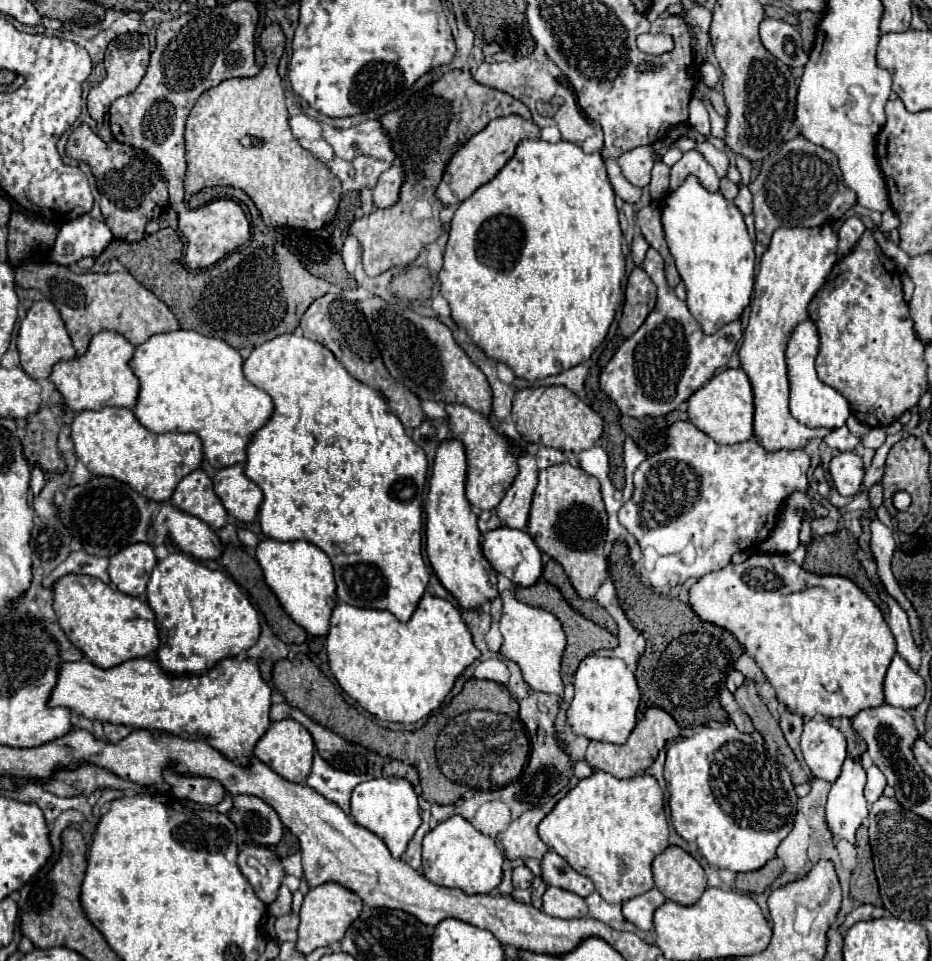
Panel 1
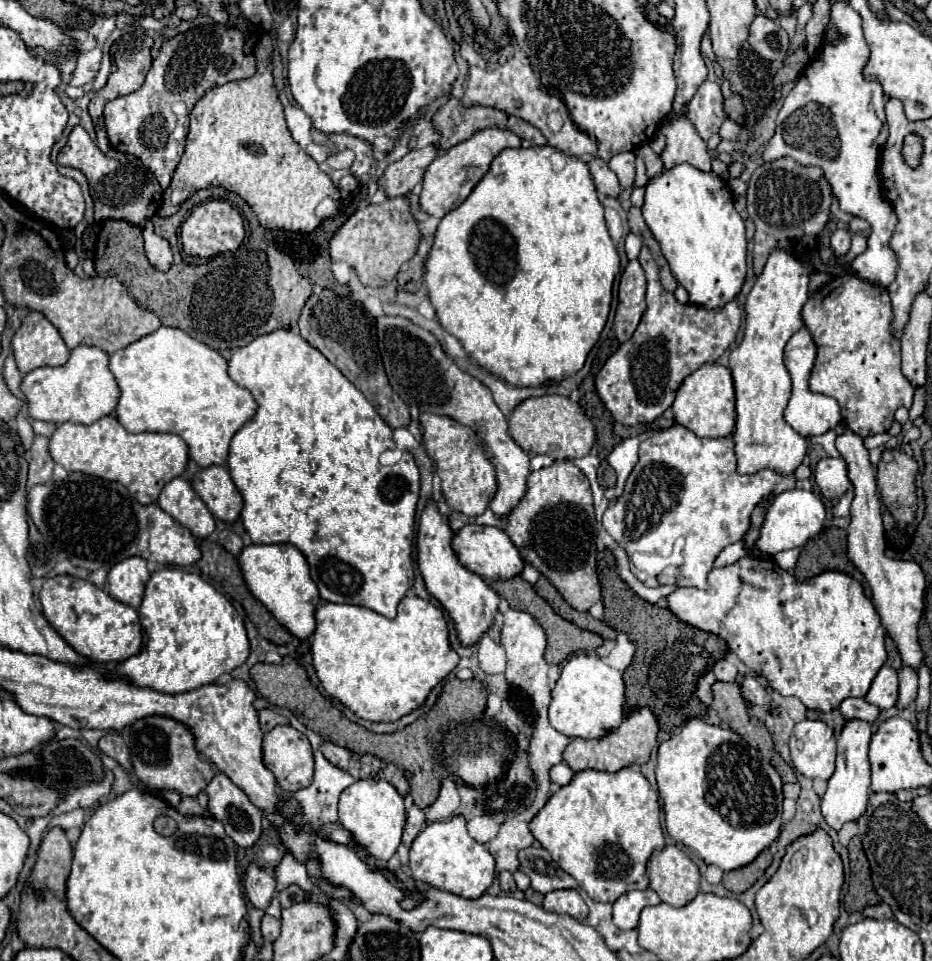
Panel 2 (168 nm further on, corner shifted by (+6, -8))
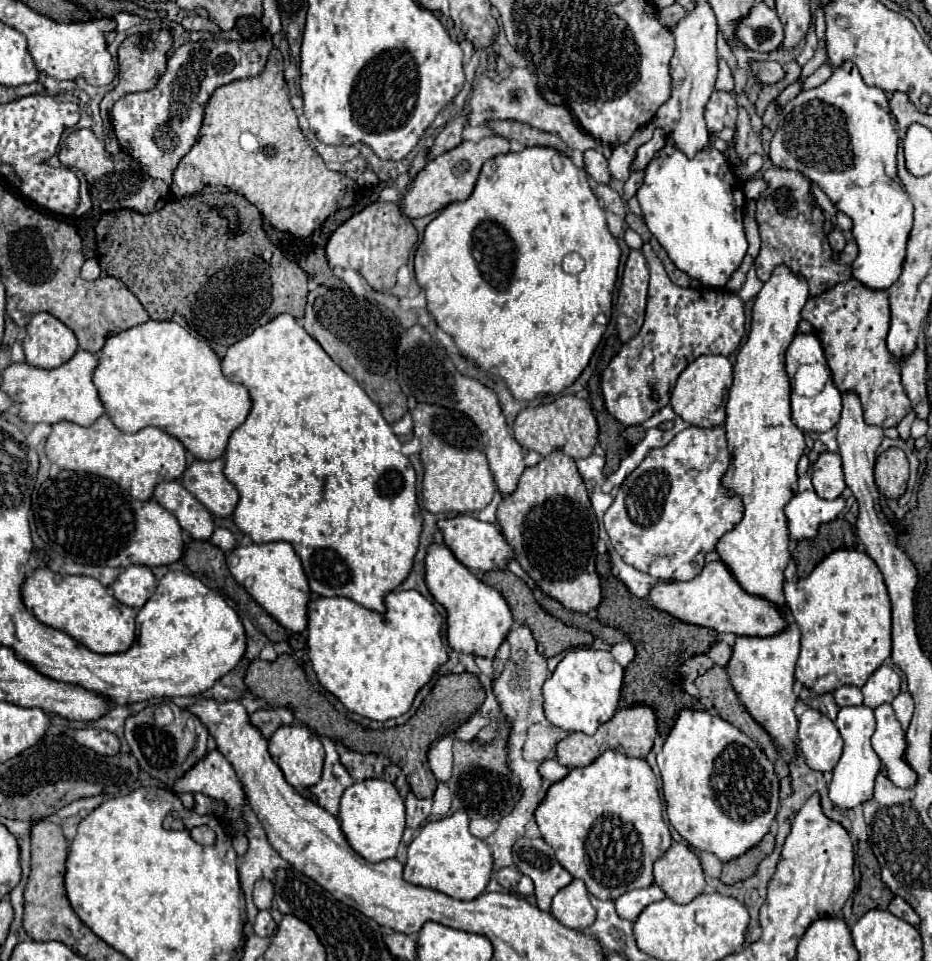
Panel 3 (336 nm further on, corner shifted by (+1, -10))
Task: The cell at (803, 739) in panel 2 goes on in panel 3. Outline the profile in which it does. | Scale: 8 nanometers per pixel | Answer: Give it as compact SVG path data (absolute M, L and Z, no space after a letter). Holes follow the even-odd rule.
M807 709L801 715L797 745L805 755L805 763L813 771L821 773L831 771L837 765L843 749L843 741L835 723L815 709Z

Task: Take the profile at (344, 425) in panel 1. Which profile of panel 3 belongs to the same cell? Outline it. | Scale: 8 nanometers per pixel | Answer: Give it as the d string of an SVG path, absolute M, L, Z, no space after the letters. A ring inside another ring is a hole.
M283 313L275 317L271 323L257 327L251 335L241 339L239 343L231 345L227 349L227 355L221 361L223 365L223 375L233 381L241 383L249 389L251 393L251 413L245 419L245 423L233 431L229 437L227 453L225 453L225 475L227 479L237 487L241 499L235 507L235 523L237 527L247 533L255 543L271 543L271 541L287 541L293 545L295 553L303 561L305 575L309 579L311 591L321 597L347 597L371 611L377 611L379 615L385 615L385 601L383 597L395 591L411 573L413 569L413 559L419 547L419 535L423 529L423 519L419 515L419 505L417 505L417 491L415 491L415 469L411 467L410 460L405 453L401 453L403 442L399 437L395 437L391 425L383 419L379 407L367 397L367 393L361 389L361 385L347 375L323 349L321 345L299 325L297 319L291 315Z

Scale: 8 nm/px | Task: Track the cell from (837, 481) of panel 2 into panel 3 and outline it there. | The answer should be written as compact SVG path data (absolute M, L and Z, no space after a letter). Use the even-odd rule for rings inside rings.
M823 453L813 465L813 487L821 499L837 499L845 491L839 453Z

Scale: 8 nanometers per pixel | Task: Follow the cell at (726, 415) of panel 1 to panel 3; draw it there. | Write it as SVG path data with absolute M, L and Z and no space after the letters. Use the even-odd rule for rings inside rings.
M701 355L679 375L671 393L673 411L695 427L717 427L725 423L725 397L733 383L733 367L723 355Z

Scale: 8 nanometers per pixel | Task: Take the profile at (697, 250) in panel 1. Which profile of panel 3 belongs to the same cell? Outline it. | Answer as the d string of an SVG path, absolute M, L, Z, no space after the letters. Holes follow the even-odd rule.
M667 139L667 145L651 159L645 167L645 181L637 191L637 199L641 203L643 219L655 239L663 245L669 259L675 267L687 273L691 279L703 283L703 287L725 287L731 275L739 269L743 257L747 255L747 239L743 227L743 187L735 179L729 163L723 153L719 153L713 145L699 151L695 159L687 159L681 151L677 151Z

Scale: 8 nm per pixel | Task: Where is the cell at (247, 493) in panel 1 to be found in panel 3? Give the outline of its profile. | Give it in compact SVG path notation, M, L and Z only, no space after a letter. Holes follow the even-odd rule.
M195 461L183 475L183 485L191 491L213 517L229 517L233 515L239 493L235 485L223 473L225 461Z

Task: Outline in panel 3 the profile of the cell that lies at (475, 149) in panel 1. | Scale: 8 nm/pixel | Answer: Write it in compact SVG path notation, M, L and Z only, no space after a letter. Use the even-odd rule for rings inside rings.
M491 135L491 137L485 137L477 143L463 141L459 147L455 147L455 149L439 155L437 159L429 161L425 165L425 169L417 175L417 179L411 183L411 191L407 193L405 203L403 203L403 213L409 219L417 219L417 217L425 217L429 213L437 213L443 207L447 207L449 203L465 201L475 189L475 181L479 177L483 163L493 159L495 155L509 153L509 149L511 147L509 147L509 141L505 137Z

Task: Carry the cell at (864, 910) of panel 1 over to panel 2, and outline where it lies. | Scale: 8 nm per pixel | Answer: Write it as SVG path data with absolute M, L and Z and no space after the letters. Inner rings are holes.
M886 903L866 907L866 909L864 909L864 917L874 917L874 919L894 919L892 909L890 909Z

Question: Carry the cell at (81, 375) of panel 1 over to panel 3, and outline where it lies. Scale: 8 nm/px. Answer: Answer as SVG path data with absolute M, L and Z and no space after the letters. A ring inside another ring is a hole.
M79 349L65 365L57 369L39 369L27 363L13 363L3 371L1 389L21 405L19 417L25 423L61 423L71 421L83 427L93 425L103 413L105 405L99 399L99 391L93 383L93 371L97 369L97 355Z

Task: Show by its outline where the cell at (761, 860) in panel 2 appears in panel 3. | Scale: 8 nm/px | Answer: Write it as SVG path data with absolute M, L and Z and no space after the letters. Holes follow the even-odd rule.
M767 833L757 847L753 847L753 849L747 851L745 855L741 855L741 857L737 857L737 859L733 859L733 861L729 861L729 863L723 865L721 881L723 881L725 885L735 885L735 883L739 883L739 881L749 879L751 875L755 875L757 865L759 865L767 855L773 853L773 847L775 847L775 835L773 835L773 833Z

